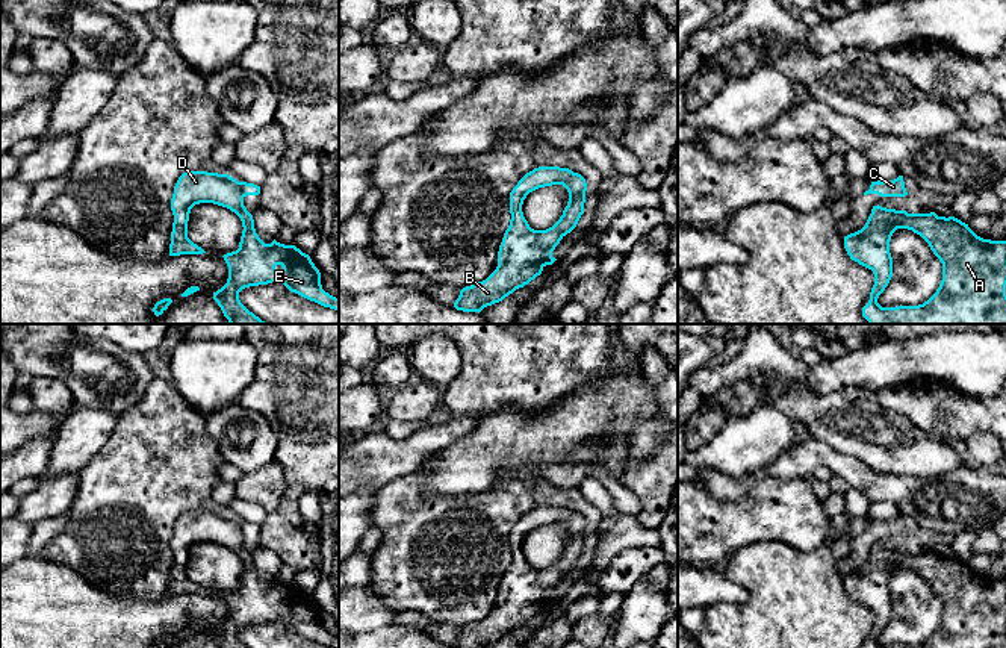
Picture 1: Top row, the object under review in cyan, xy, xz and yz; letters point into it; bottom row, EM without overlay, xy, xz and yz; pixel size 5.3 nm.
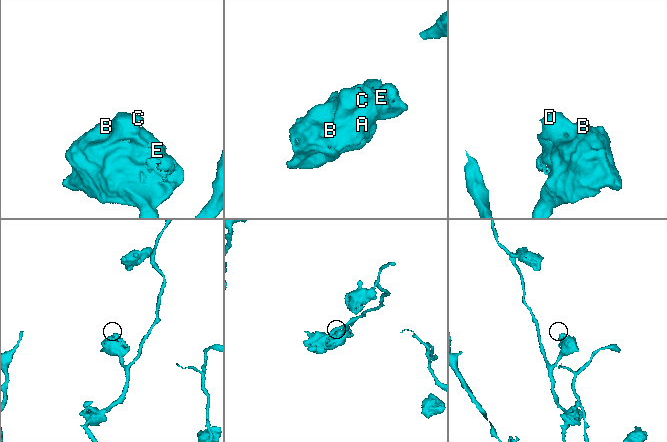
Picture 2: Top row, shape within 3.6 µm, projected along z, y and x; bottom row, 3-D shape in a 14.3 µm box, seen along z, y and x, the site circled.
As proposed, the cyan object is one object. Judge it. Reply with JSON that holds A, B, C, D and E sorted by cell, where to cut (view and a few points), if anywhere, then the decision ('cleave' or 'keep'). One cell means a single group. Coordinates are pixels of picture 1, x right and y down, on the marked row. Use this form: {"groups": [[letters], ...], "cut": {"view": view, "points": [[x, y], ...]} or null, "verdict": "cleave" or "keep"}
{"groups": [["A", "B", "D", "E"], ["C"]], "cut": {"view": "xy", "points": [[238, 182], [242, 197]]}, "verdict": "cleave"}

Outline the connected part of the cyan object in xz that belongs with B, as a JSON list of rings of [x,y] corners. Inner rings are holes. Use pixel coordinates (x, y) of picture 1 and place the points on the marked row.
[[[539,167],[526,173],[510,192],[511,220],[499,245],[496,269],[486,280],[463,288],[454,307],[480,313],[528,285],[546,265],[552,265],[557,260],[552,251],[582,215],[585,191],[585,179],[569,168]],[[552,185],[567,189],[567,206],[552,227],[534,230],[523,217],[523,200],[529,192]]]

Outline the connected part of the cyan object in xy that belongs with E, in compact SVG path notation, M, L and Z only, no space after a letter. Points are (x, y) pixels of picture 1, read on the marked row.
M189 171L179 177L171 198L174 223L169 256L206 253L188 238L191 209L200 203L227 207L242 221L239 248L222 256L228 266L227 283L213 292L213 300L230 324L268 324L241 303L239 292L272 282L280 282L290 292L339 312L339 298L322 289L321 273L309 254L295 245L284 245L275 239L265 244L259 238L253 215L244 206L239 182L228 174Z

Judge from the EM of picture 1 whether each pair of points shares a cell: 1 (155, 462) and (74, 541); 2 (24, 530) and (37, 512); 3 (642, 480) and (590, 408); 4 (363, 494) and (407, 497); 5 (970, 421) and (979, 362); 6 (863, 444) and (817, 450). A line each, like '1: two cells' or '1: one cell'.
1: one cell
2: two cells
3: two cells
4: two cells
5: two cells
6: two cells

